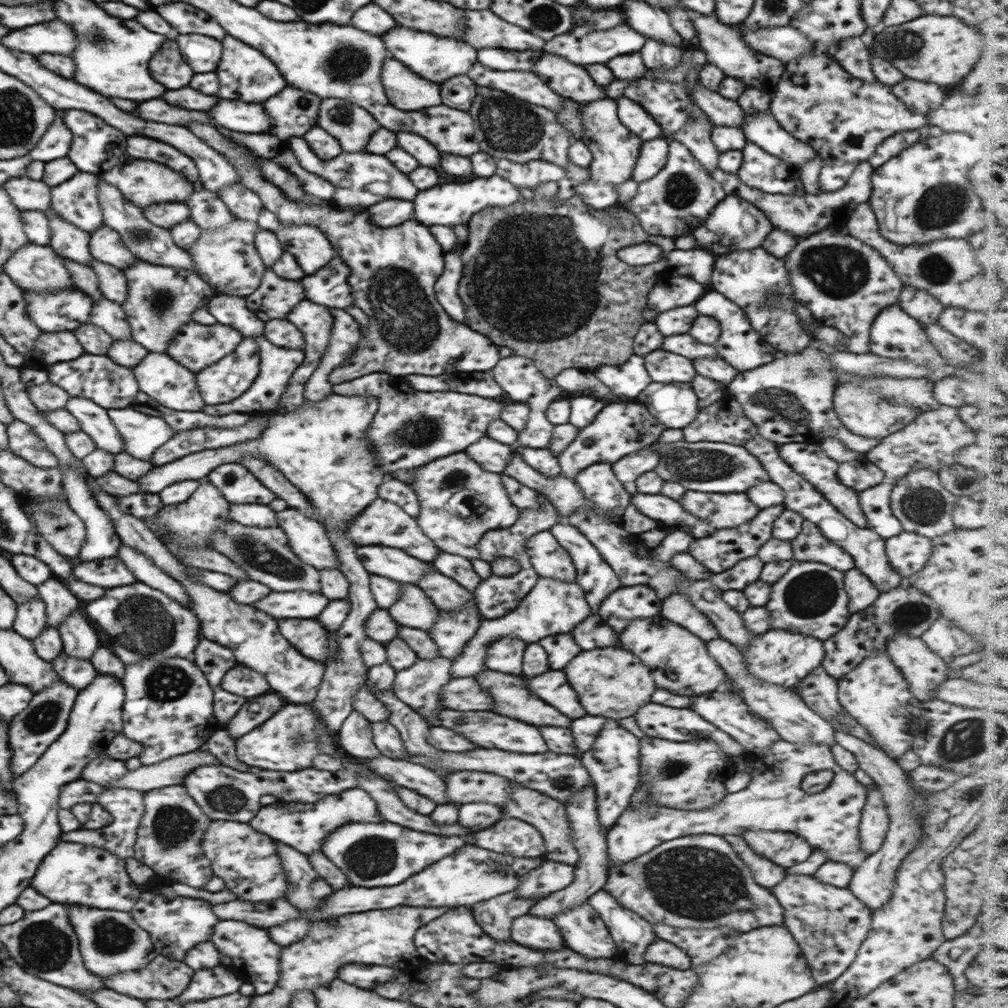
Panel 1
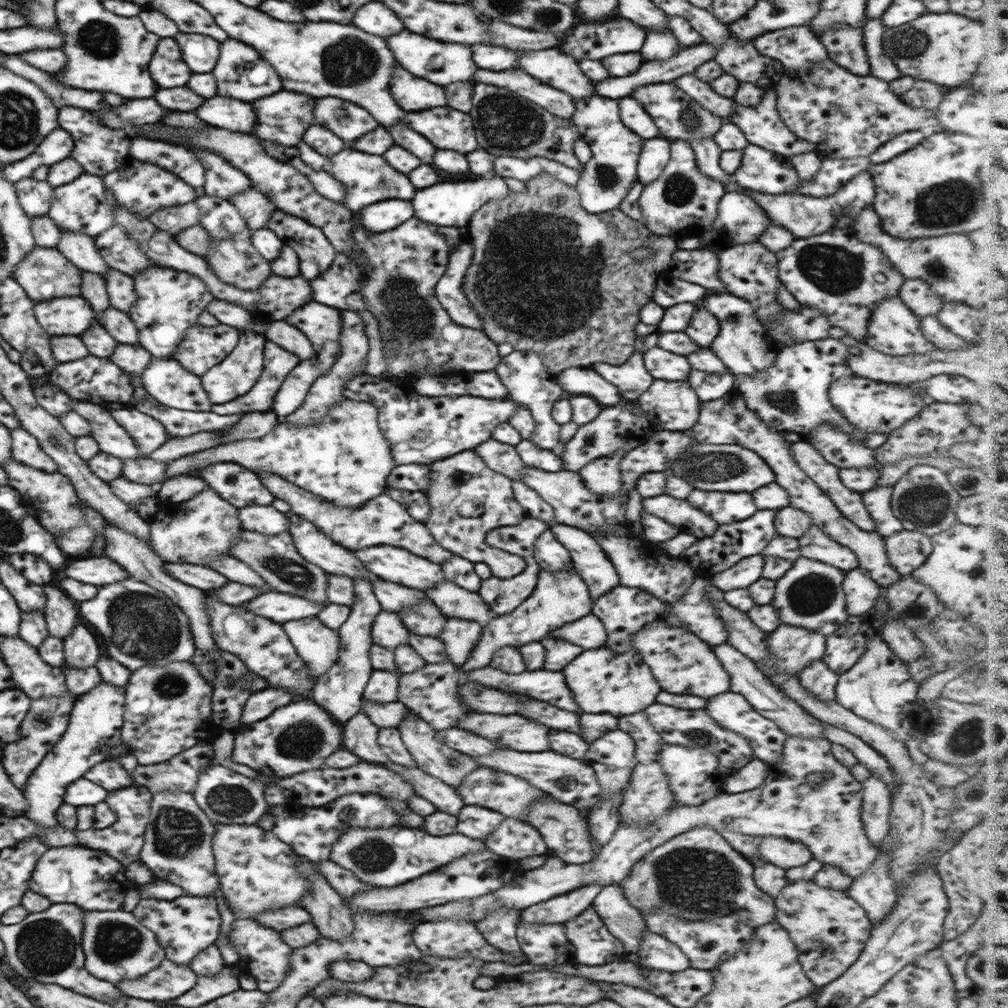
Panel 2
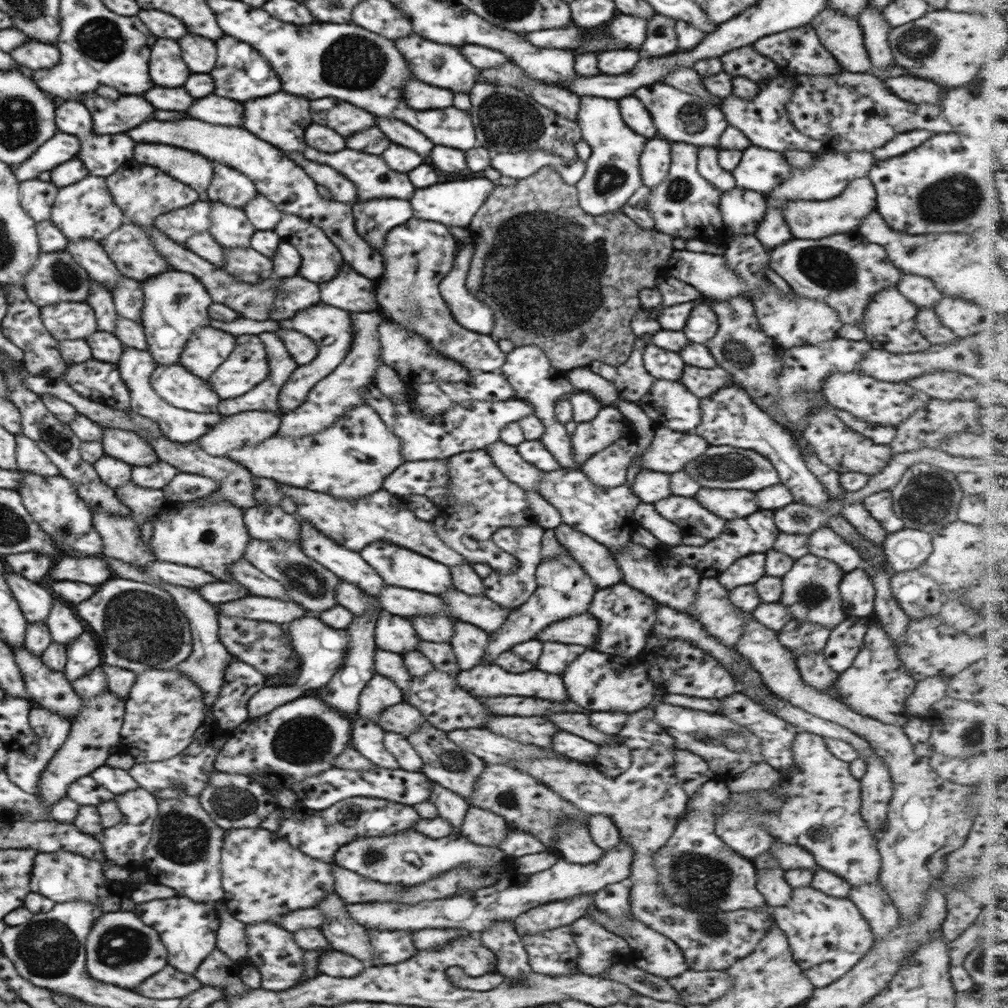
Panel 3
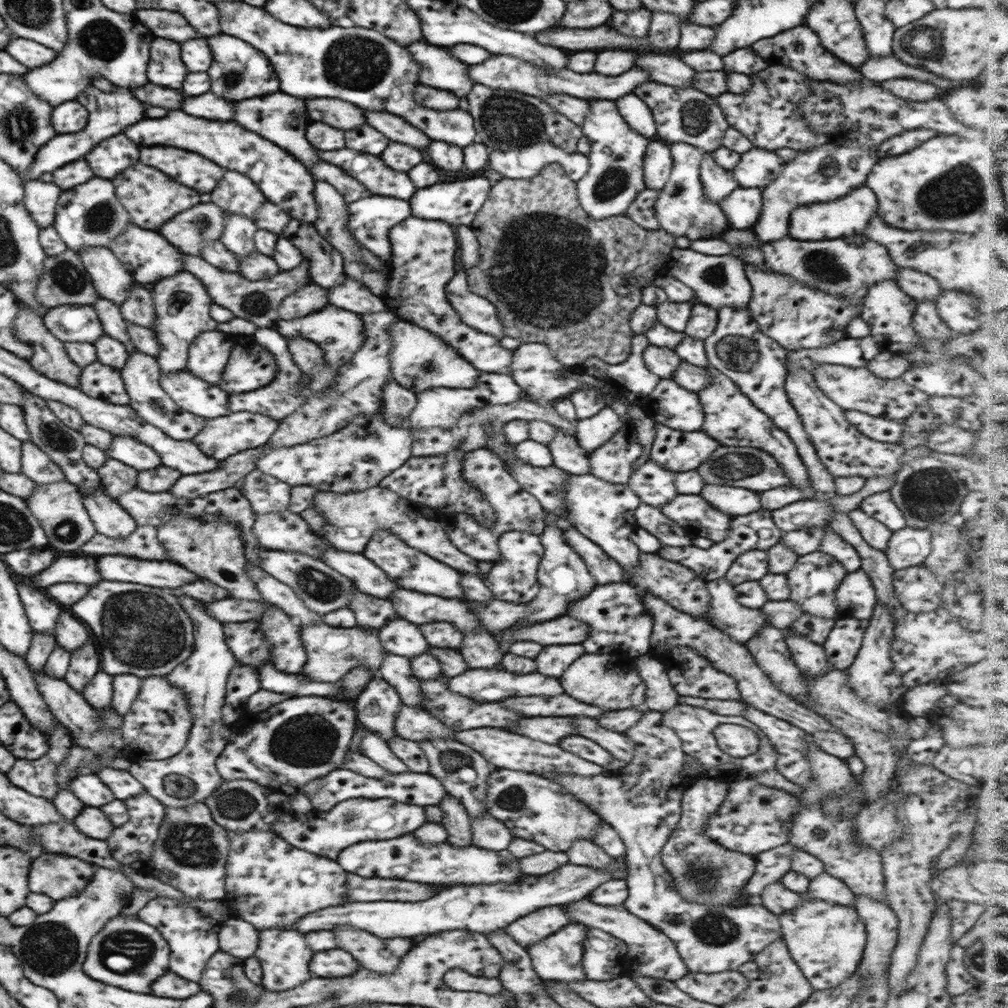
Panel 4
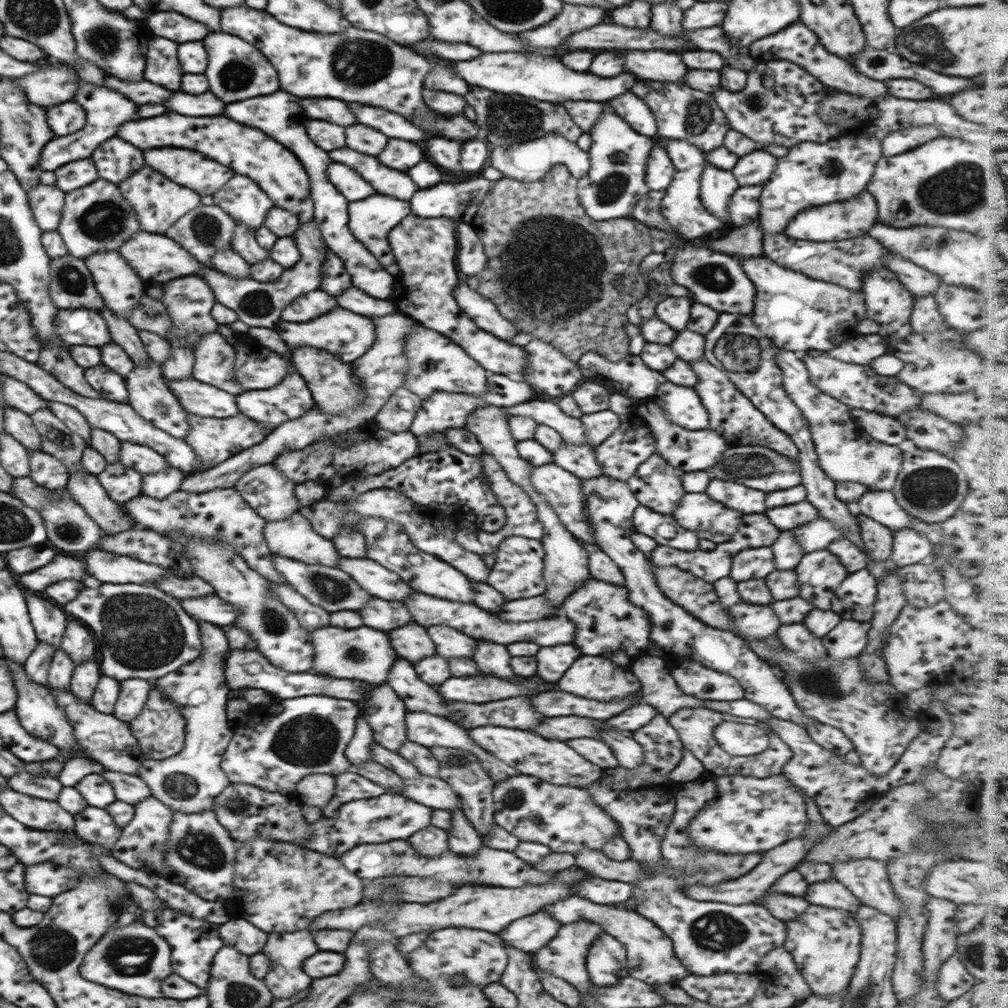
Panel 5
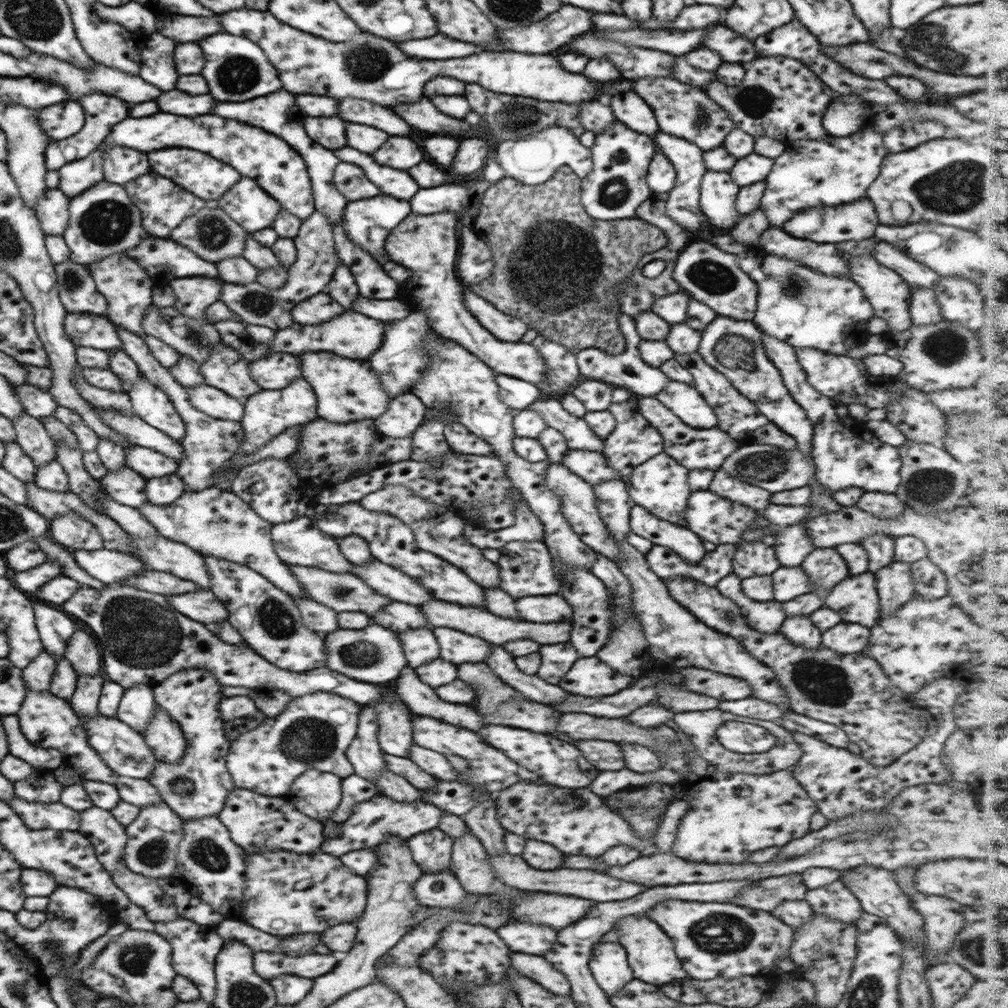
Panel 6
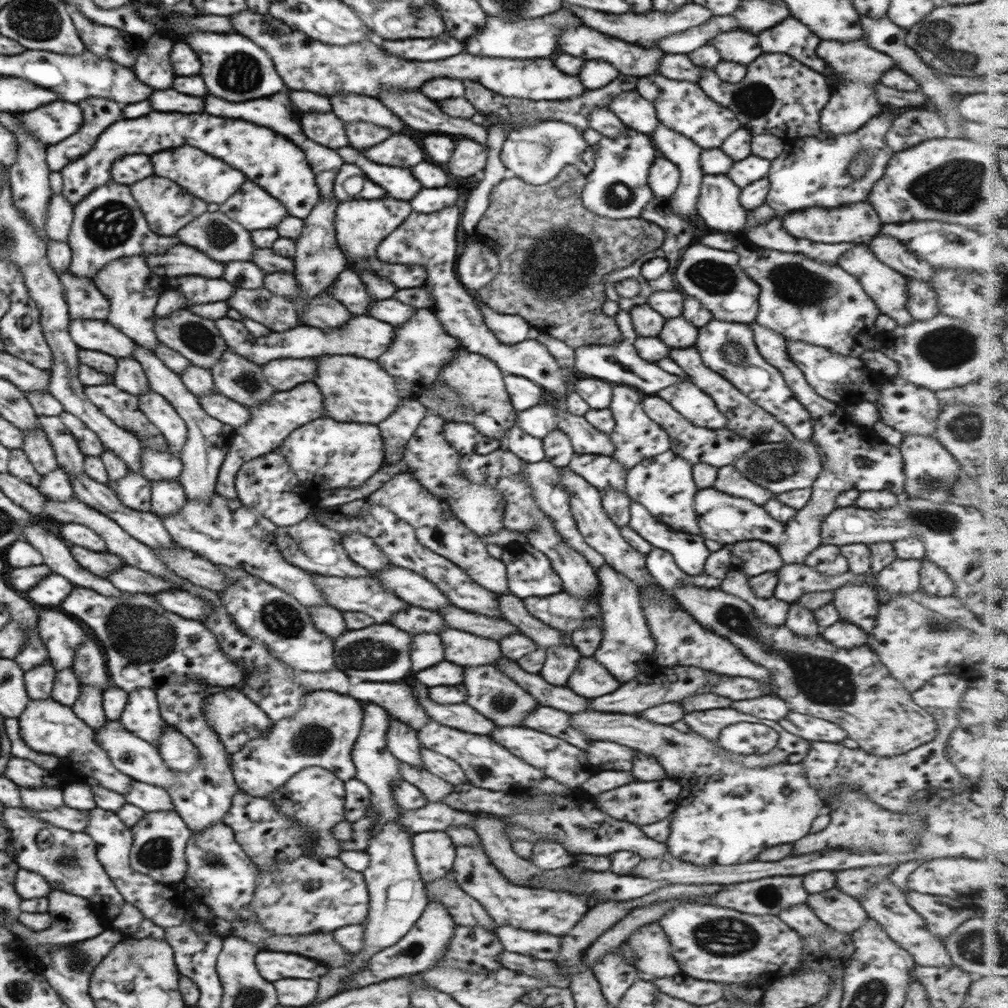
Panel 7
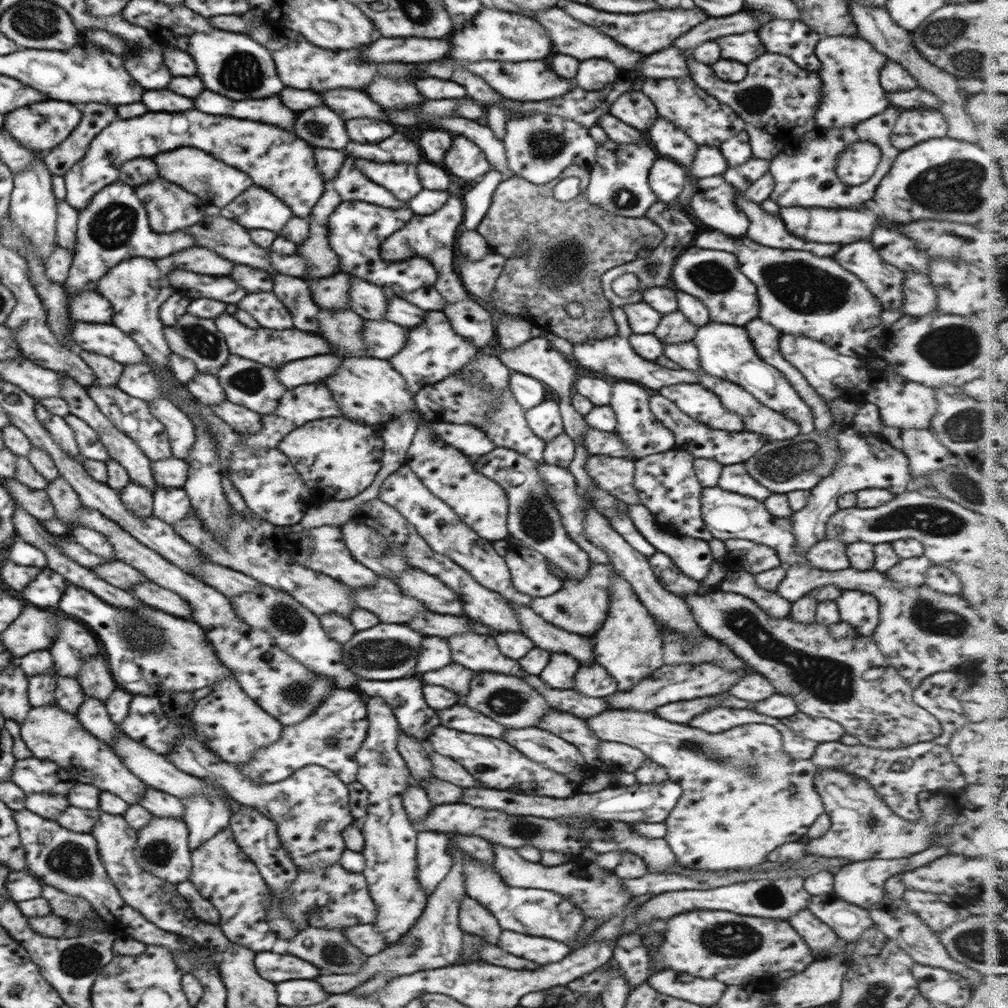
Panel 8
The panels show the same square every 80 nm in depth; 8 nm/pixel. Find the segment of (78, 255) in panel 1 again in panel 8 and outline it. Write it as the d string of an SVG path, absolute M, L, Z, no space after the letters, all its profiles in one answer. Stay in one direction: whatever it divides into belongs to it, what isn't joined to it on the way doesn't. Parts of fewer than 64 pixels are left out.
M134 257L115 264L95 284L97 291L110 301L113 306L112 324L122 332L131 336L143 350L146 357L150 357L164 372L172 374L169 368L169 354L171 348L166 342L163 326L159 317L160 305L171 295L178 292L172 288L169 278L162 274L155 265L155 259Z

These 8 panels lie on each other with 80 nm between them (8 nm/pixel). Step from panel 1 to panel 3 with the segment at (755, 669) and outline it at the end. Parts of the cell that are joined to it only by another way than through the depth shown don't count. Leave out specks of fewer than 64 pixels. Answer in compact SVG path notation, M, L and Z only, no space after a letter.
M792 620L778 631L778 639L796 658L802 654L823 653L830 634L831 631L822 625Z

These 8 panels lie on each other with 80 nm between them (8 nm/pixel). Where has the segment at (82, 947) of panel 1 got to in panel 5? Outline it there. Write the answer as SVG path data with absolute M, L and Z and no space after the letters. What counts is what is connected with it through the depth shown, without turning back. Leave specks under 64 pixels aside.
M142 921L131 922L128 926L114 924L90 947L79 968L86 980L101 984L108 990L149 999L165 997L161 995L161 984L173 973L172 970L171 944Z

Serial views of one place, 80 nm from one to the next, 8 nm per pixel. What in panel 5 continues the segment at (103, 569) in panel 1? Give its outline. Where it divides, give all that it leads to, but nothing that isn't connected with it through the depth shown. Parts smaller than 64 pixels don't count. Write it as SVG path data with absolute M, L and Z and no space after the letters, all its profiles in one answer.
M56 555L52 562L36 571L20 576L20 587L26 591L40 593L44 588L62 580L84 581L89 574L82 559L65 555Z

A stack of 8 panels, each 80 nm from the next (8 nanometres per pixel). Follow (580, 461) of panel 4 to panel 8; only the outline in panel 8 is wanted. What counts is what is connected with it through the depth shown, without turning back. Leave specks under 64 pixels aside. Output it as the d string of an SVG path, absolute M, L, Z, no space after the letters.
M590 455L585 469L594 484L631 506L639 503L633 487L634 463L625 457Z

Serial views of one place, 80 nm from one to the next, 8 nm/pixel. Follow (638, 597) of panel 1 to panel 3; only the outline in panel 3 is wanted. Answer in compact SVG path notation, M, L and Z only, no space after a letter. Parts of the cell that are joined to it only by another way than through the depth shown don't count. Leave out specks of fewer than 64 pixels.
M625 583L596 590L586 613L598 620L600 628L598 641L588 649L613 656L622 655L626 658L642 655L648 644L648 636L651 635L652 627L656 623L658 604L656 600Z

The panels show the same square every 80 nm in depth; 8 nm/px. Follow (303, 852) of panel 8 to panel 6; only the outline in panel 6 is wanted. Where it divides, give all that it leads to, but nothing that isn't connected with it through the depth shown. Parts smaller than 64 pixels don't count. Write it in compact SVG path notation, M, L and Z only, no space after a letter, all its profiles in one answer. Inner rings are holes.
M159 707L152 716L152 722L143 732L144 742L152 749L157 760L164 764L176 764L185 755L186 738L178 722L174 722ZM310 769L294 779L283 798L308 818L326 820L342 800L341 782L331 772Z

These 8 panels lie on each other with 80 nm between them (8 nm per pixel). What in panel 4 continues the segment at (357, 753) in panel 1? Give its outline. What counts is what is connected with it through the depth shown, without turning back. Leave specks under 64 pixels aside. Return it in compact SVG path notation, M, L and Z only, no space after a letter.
M364 727L363 739L359 747L364 756L371 758L390 773L400 774L410 771L404 762L390 750L387 742L378 733L368 728Z

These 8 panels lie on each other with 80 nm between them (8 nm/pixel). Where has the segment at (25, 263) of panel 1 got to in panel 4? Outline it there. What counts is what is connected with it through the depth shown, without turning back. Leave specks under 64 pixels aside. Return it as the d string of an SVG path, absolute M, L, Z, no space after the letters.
M67 248L62 254L47 256L43 265L42 276L38 280L35 290L36 300L40 304L48 308L63 304L93 306L93 302L99 294L96 292L92 279L76 251Z

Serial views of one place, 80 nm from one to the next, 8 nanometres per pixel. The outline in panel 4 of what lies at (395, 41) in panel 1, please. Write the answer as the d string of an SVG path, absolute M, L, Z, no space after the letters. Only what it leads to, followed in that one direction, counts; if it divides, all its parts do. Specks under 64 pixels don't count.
M418 40L412 46L405 46L408 52L412 52L412 58L420 64L420 82L432 88L440 88L440 90L450 90L456 96L466 96L470 92L470 88L474 86L474 82L468 76L468 66L460 60L456 60L446 48L440 46L432 46L426 40Z

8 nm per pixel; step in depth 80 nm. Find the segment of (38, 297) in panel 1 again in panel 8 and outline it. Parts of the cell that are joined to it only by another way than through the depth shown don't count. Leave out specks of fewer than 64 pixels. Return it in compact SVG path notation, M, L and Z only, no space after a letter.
M76 321L73 324L71 335L80 349L109 356L120 364L145 362L145 354L141 346L112 323L98 324Z

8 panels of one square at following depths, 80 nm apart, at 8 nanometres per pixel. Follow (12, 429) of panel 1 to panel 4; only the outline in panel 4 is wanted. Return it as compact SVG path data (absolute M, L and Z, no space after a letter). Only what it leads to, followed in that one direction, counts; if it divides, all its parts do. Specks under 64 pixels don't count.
M32 441L21 443L22 474L36 483L47 485L64 480L62 469Z

